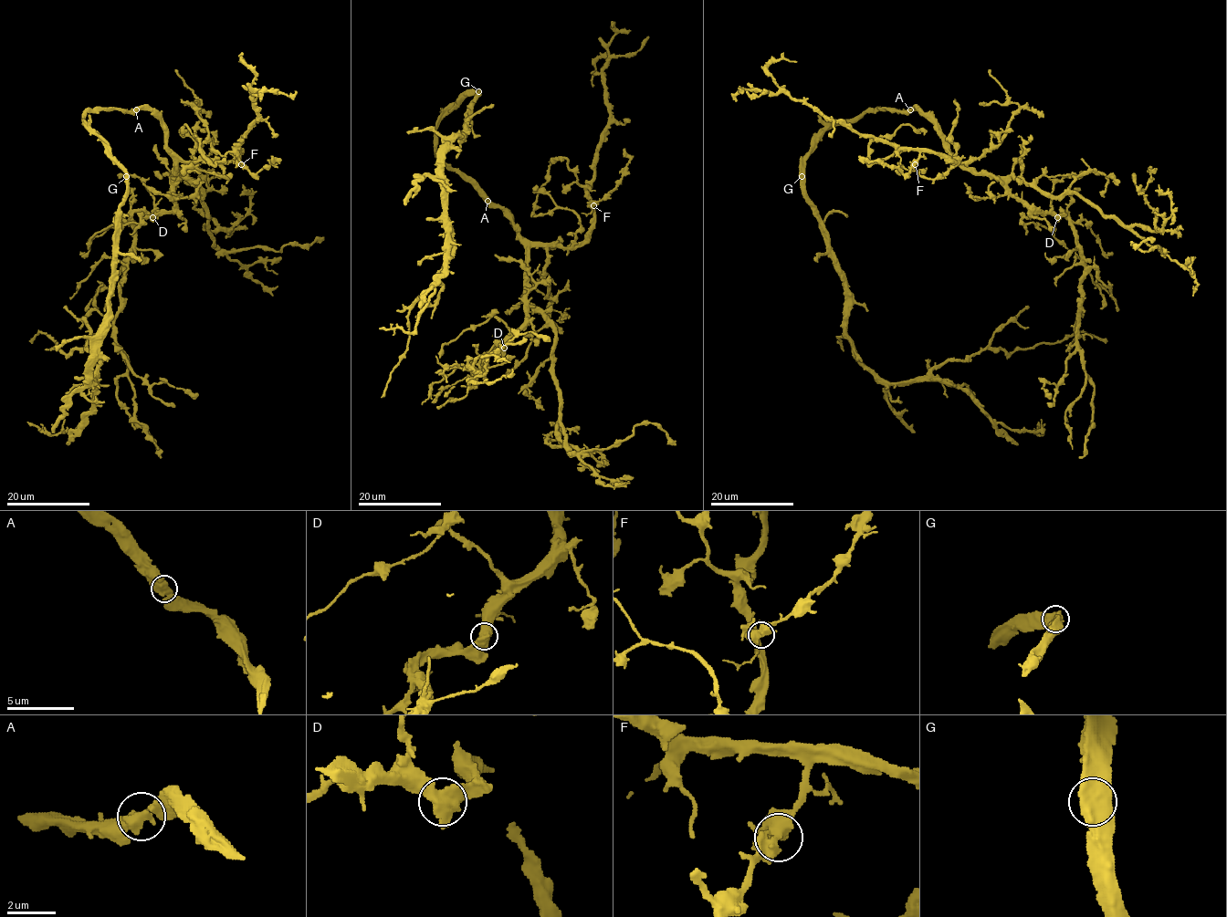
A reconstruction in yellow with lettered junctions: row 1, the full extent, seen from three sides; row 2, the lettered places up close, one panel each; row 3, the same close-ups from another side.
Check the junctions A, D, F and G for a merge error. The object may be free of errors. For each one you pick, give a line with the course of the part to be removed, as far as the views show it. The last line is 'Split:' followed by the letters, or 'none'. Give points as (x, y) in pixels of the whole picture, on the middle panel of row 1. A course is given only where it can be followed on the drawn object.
Split: none

